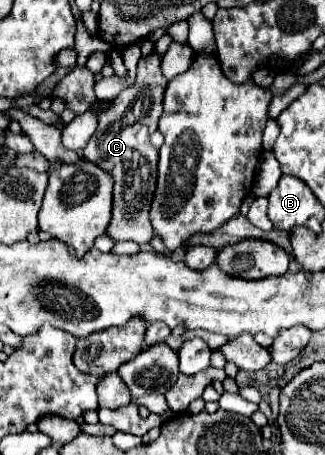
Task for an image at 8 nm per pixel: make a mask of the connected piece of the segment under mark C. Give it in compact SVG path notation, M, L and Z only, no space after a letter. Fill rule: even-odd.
M156 50L142 56L136 70L136 84L122 90L98 116L98 128L84 148L84 158L108 170L114 178L114 210L108 234L116 242L134 240L136 244L146 244L154 236L148 210L156 188L158 150L150 144L150 134L158 128L158 120L162 116L162 96L166 84L168 80L160 70L160 56Z

